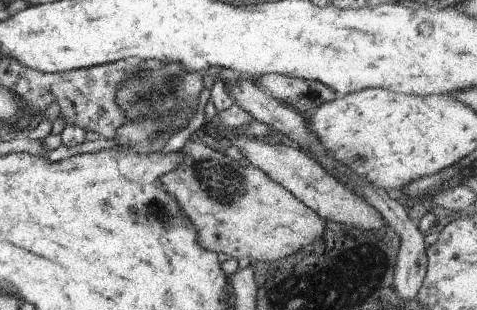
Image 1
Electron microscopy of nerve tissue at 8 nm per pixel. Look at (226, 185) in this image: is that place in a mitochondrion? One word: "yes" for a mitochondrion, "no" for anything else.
yes

